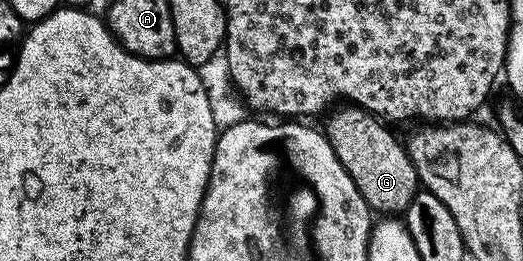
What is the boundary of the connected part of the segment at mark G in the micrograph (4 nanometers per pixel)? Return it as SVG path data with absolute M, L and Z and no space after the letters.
M351 104L336 109L325 117L326 126L322 128L335 156L375 213L382 212L386 216L402 214L420 188L417 171L408 156L407 147L401 140L399 142L381 119L368 110Z

